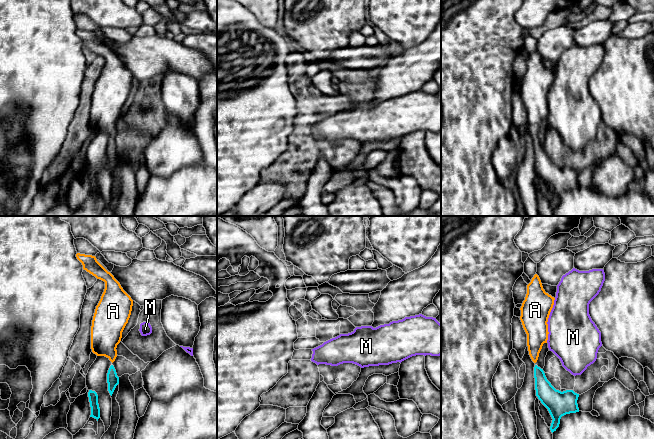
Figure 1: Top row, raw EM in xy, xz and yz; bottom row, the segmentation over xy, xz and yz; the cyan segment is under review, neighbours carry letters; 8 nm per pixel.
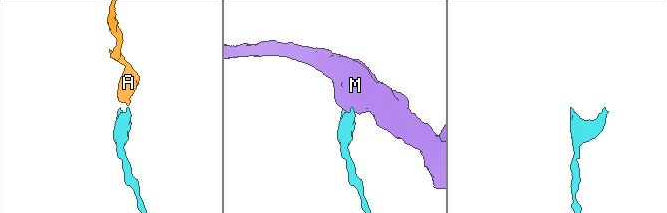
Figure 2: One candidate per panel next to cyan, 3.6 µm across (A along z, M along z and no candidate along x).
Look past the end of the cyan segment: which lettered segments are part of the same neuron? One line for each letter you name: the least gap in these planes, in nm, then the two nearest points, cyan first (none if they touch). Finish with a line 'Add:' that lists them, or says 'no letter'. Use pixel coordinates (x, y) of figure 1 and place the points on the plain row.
A: Distance 20 nm. Across: xy (112, 141), (112, 138)
Add: A

